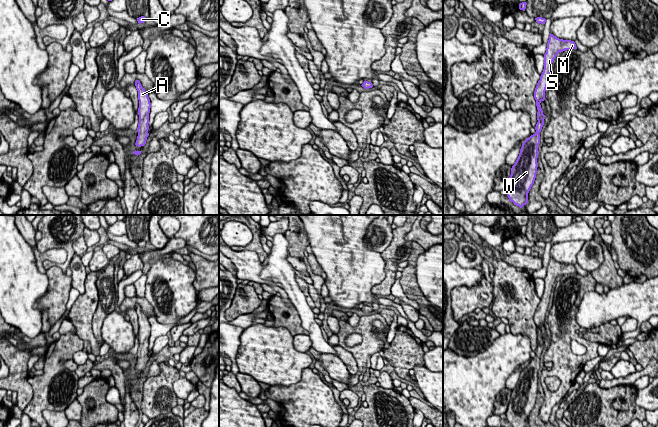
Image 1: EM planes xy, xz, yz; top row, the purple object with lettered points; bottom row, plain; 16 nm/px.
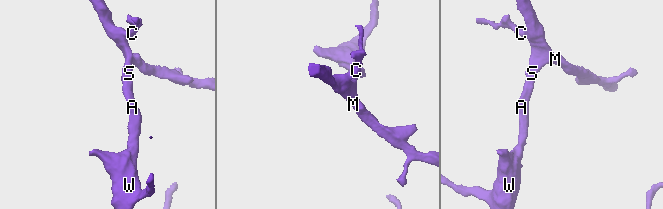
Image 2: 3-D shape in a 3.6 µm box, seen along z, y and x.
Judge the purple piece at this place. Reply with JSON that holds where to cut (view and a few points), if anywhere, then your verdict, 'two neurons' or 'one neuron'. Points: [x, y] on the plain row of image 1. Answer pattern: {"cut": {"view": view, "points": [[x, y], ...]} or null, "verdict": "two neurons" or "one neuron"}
{"cut": null, "verdict": "one neuron"}

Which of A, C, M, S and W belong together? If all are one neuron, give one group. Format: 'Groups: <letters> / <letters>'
Groups: A C M S W

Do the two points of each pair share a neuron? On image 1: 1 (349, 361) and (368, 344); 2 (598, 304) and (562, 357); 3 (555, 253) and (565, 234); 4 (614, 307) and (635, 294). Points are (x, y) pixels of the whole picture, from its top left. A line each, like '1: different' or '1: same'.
1: different
2: different
3: different
4: same

